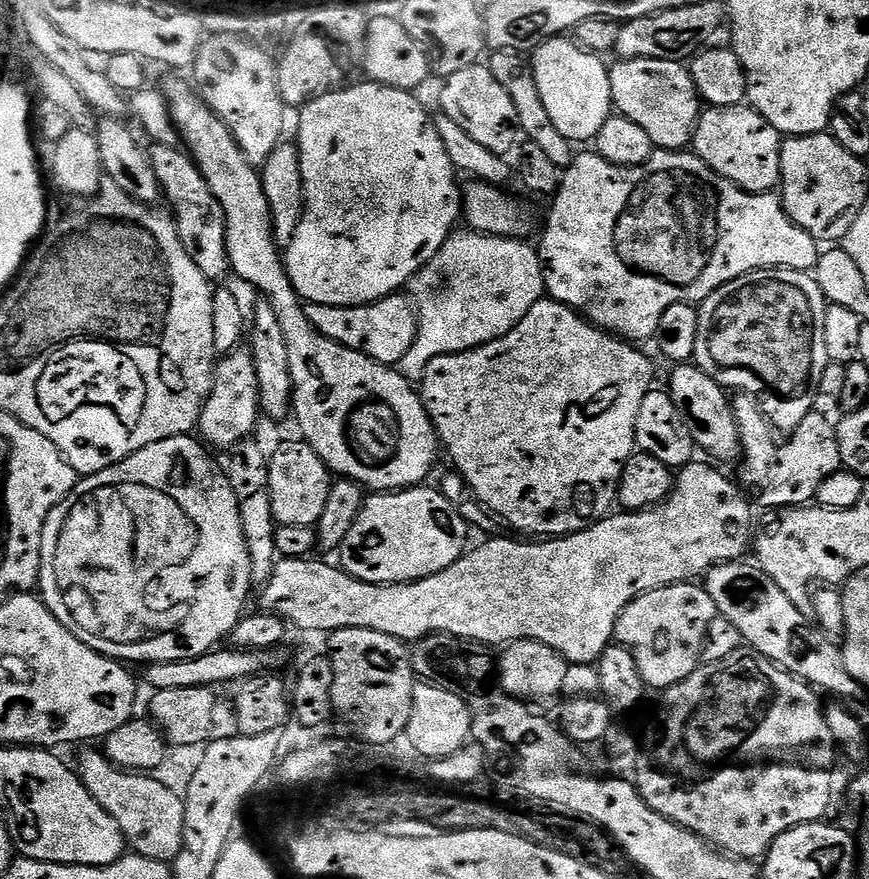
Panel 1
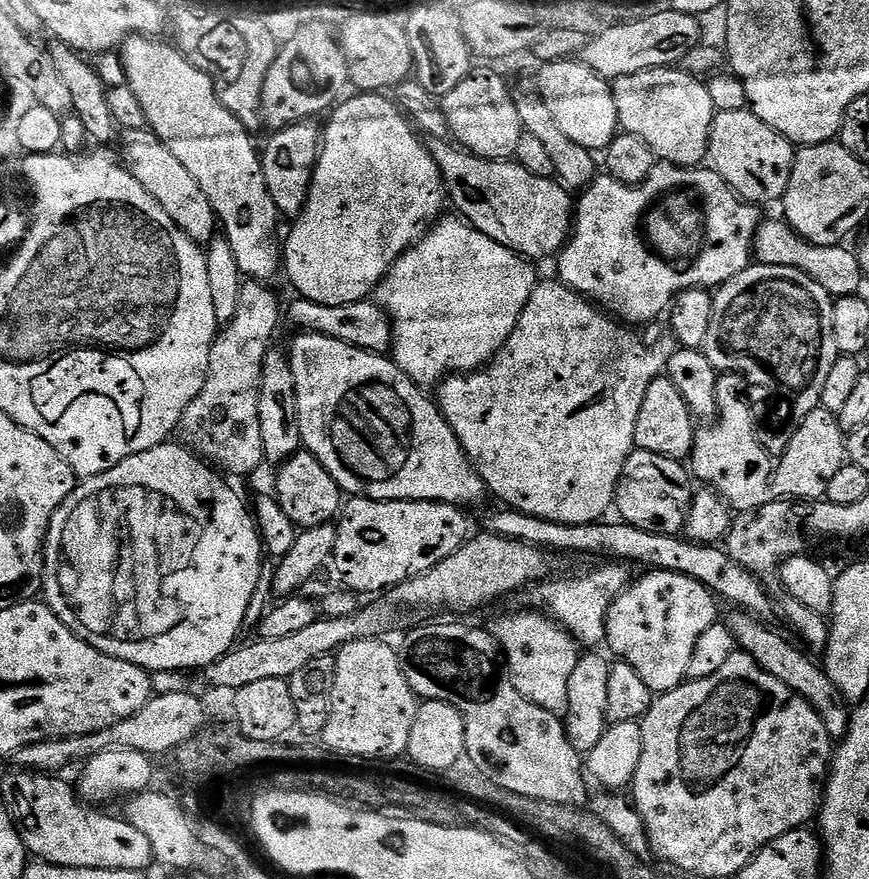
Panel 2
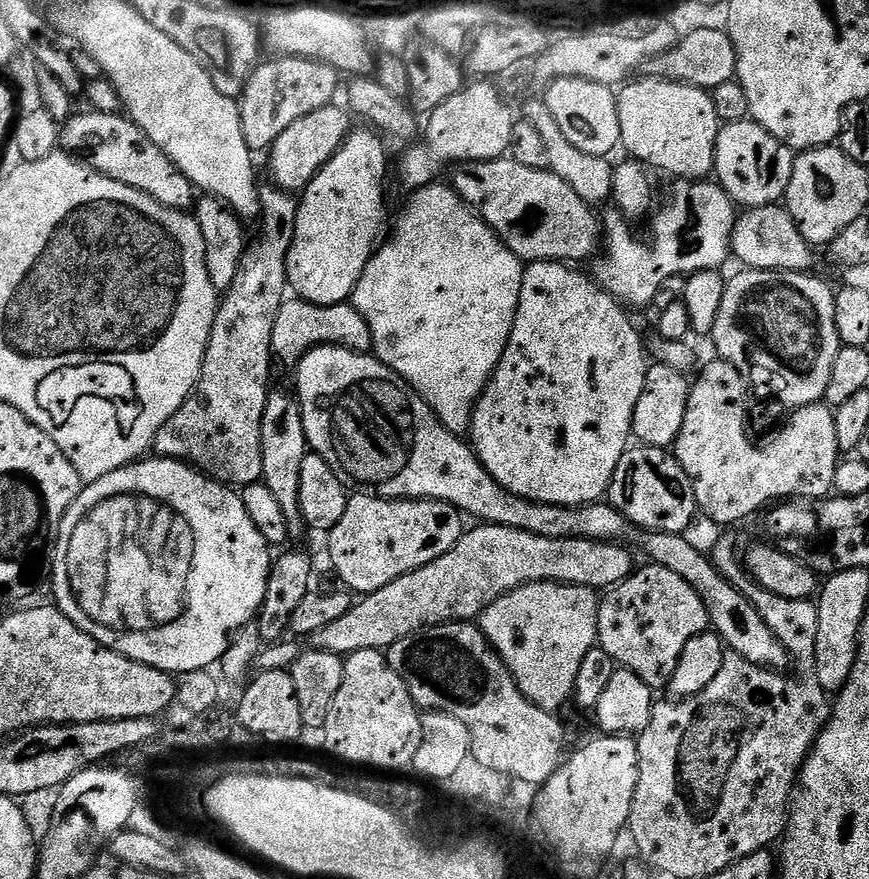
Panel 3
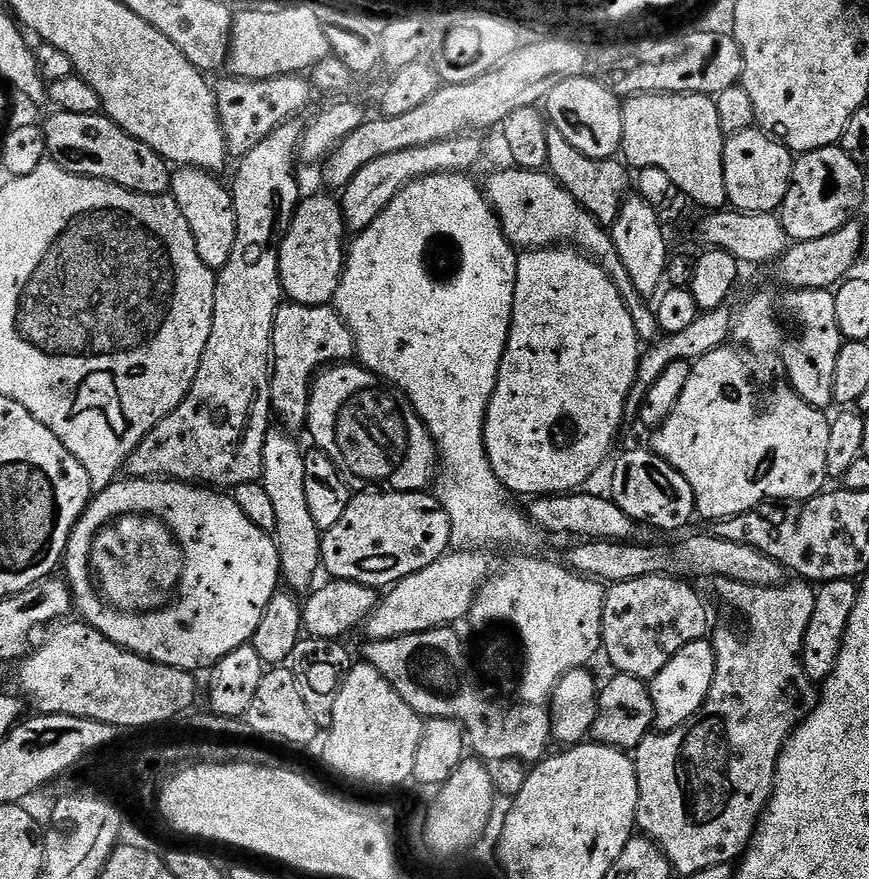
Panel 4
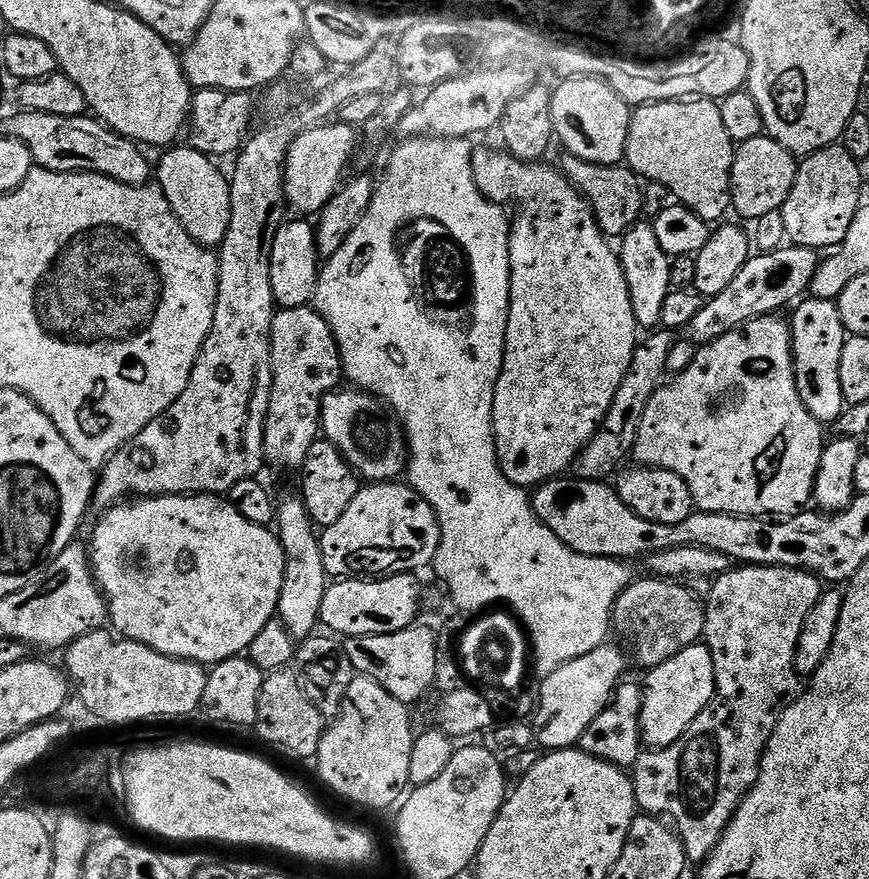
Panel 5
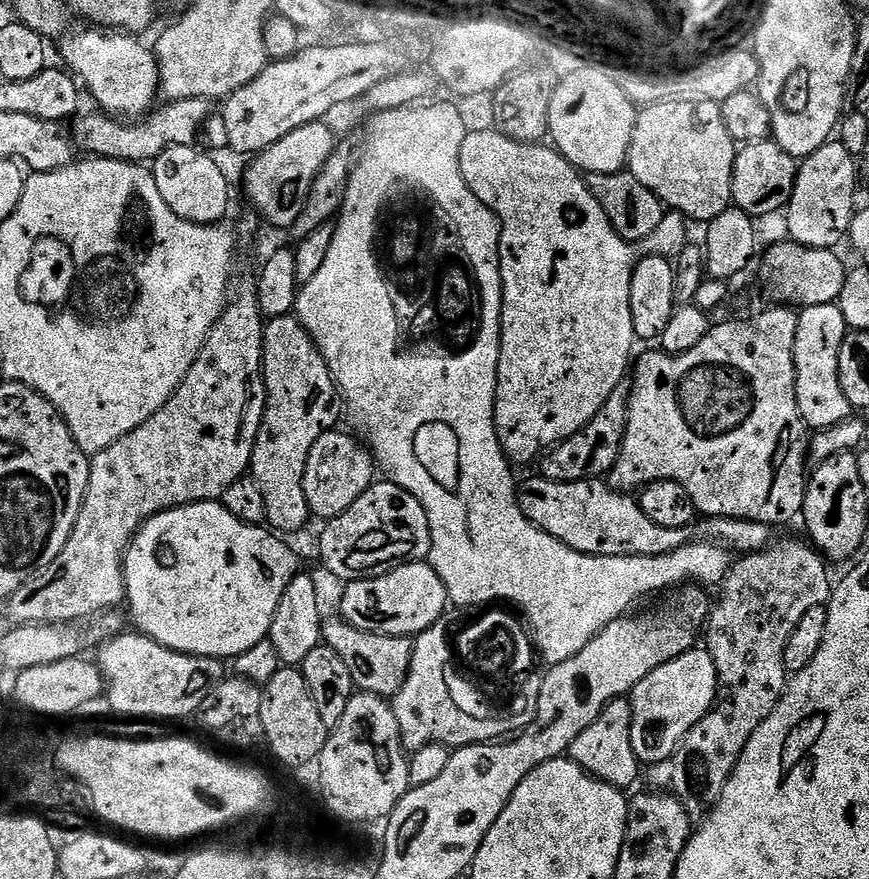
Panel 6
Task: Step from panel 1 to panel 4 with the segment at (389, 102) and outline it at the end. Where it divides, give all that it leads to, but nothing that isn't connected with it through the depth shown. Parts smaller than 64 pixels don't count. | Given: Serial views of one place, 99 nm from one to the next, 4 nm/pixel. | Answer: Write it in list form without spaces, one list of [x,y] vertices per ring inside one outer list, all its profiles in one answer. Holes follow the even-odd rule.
[[[305,195],[296,206],[296,213],[280,244],[280,284],[284,288],[284,296],[293,304],[306,306],[328,306],[335,301],[336,291],[340,285],[340,276],[344,273],[344,258],[346,255],[346,229],[344,215],[340,209],[339,199],[331,200],[328,196]]]

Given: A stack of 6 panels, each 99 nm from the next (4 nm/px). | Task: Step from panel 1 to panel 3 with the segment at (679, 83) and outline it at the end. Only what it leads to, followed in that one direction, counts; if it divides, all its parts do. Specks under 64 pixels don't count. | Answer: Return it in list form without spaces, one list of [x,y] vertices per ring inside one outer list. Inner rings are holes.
[[[643,79],[625,83],[616,98],[620,144],[628,151],[625,153],[649,169],[661,168],[684,182],[711,177],[716,166],[716,139],[722,127],[718,114],[714,114],[711,91],[673,80]]]

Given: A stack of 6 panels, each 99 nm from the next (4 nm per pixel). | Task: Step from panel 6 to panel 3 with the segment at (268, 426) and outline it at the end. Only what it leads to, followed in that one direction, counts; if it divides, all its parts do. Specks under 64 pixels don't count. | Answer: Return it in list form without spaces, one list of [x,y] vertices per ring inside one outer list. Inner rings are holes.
[[[299,298],[285,299],[278,310],[278,318],[274,318],[274,334],[272,335],[272,359],[288,370],[295,369],[302,357],[312,348],[322,344],[339,344],[352,352],[372,352],[372,335],[370,326],[366,326],[366,318],[358,314],[358,310],[350,302],[322,306],[311,304]]]

